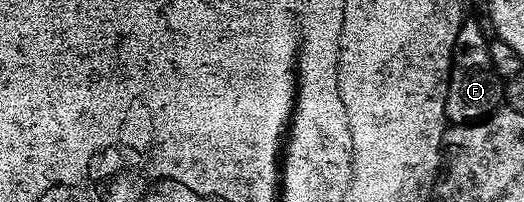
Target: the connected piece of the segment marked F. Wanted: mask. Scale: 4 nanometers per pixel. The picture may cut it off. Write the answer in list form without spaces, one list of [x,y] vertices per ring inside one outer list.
[[[473,18],[462,24],[453,47],[453,61],[449,71],[449,89],[446,98],[446,114],[450,125],[476,124],[492,116],[503,104],[503,76],[493,65],[489,53],[489,40],[481,29],[481,24]]]

